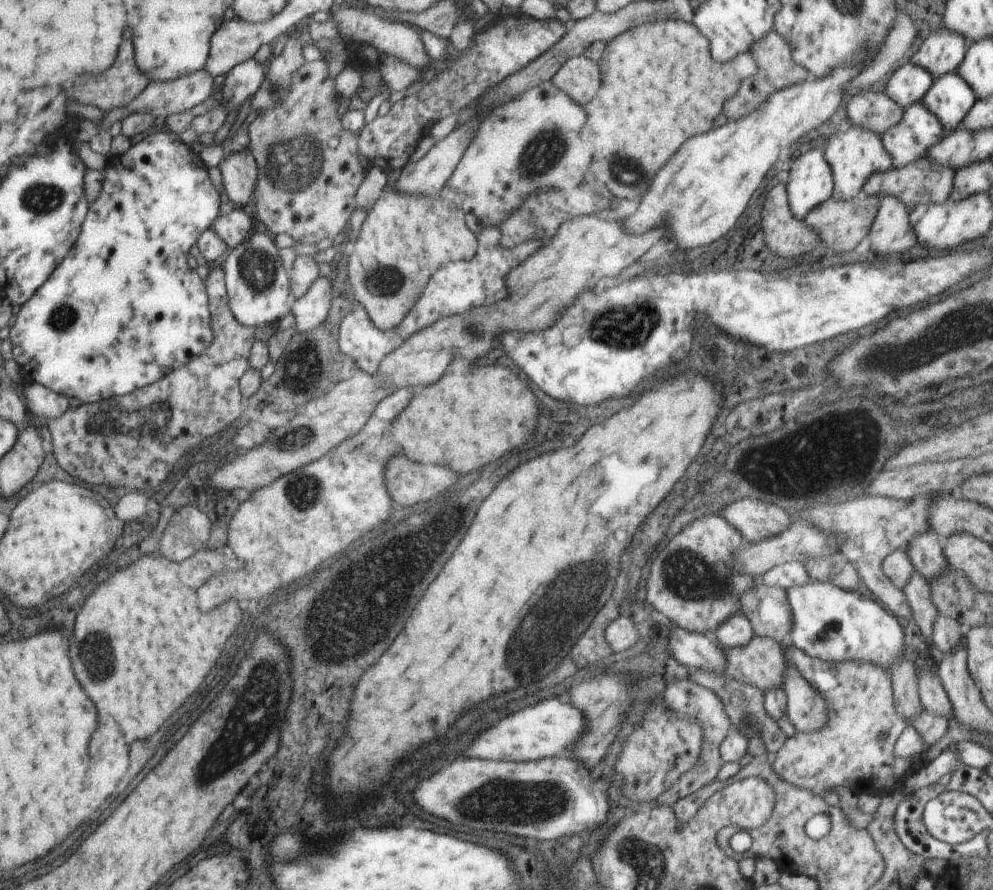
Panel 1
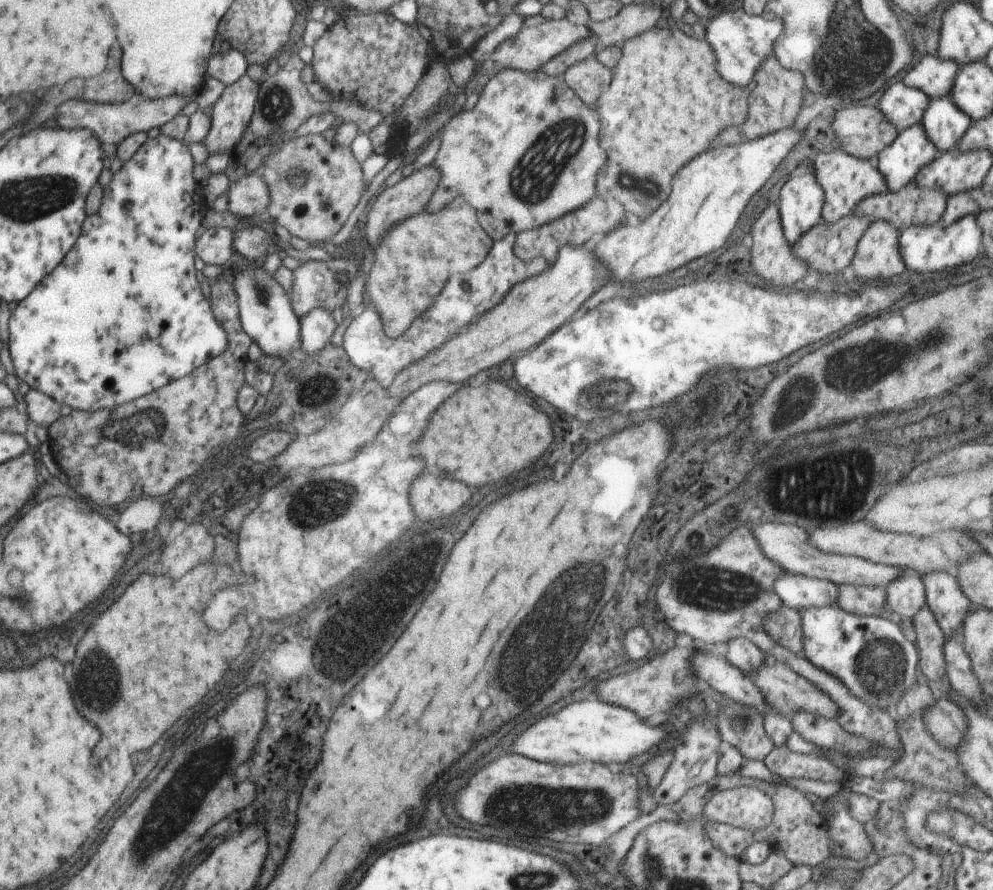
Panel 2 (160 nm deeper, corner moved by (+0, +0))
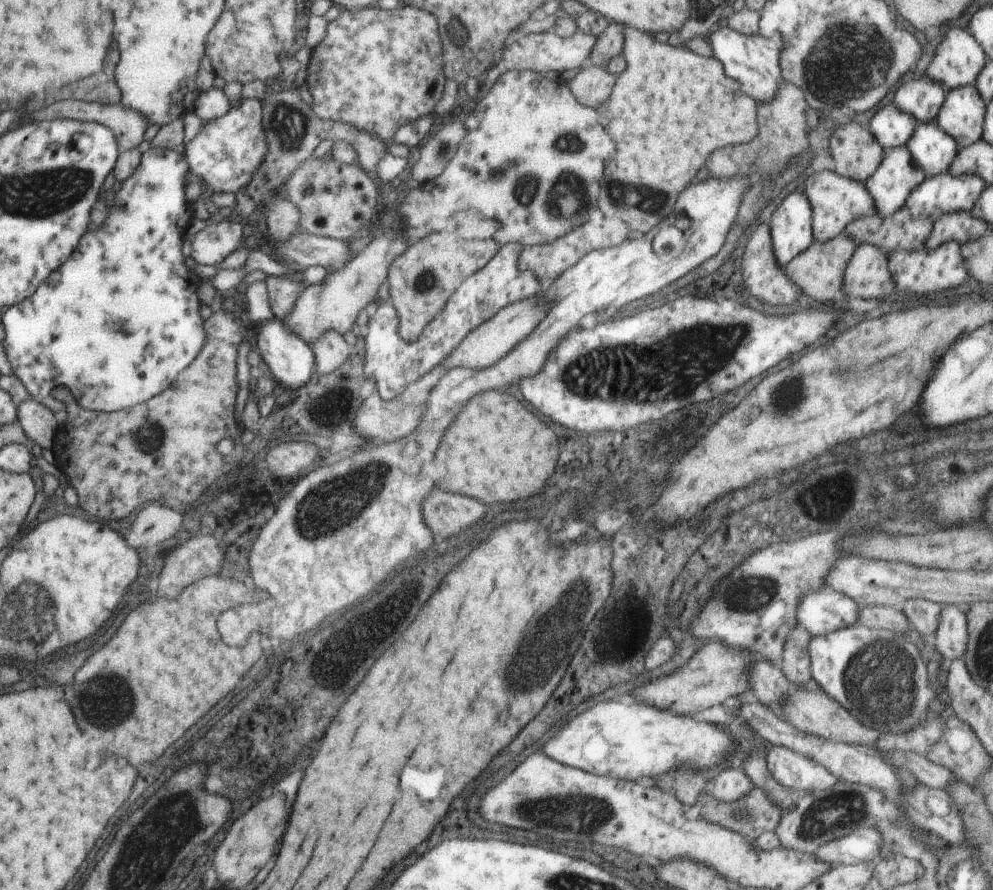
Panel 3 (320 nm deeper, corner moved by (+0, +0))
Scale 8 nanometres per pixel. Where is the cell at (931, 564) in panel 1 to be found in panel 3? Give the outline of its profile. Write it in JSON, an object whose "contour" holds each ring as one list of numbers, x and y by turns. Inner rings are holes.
{"contour":[[944,606,933,639,930,640,946,663,964,659,967,647,967,615,956,606]]}

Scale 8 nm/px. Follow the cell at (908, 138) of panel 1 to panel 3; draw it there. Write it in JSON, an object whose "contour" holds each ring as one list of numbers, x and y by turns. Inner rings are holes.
{"contour":[[906,146,884,154,874,174,865,182,878,216,892,216,905,206,910,193,924,181,925,174,913,163]]}

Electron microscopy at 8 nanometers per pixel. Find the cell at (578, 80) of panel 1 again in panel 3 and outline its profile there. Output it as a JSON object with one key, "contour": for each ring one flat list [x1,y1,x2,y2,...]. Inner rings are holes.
{"contour":[[586,60,582,72,578,72,568,82,568,86,581,105,596,109,612,94,614,82,616,76,612,76,610,71,594,66,590,60]]}

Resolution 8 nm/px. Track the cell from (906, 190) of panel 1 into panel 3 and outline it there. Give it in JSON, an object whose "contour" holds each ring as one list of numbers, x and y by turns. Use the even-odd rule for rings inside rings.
{"contour":[[906,206,897,210,892,216,881,217,874,214,862,217,848,223,845,234,848,235,856,246,875,245,890,256,899,250,915,251,922,248,930,236,933,222,928,217,912,217]]}

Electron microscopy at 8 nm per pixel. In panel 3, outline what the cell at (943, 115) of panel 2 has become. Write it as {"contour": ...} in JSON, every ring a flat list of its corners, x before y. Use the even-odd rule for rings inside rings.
{"contour":[[936,121,918,123,905,146,908,148,910,156,913,157,913,163,924,171,926,179,948,171,958,151,955,139,938,128]]}

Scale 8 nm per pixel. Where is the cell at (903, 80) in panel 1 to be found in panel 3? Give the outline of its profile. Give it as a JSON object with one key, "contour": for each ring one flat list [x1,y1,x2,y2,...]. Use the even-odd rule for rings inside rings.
{"contour":[[893,102,884,106,868,124,870,134,888,153,892,149,904,147,910,140,918,121,909,114,900,112]]}

